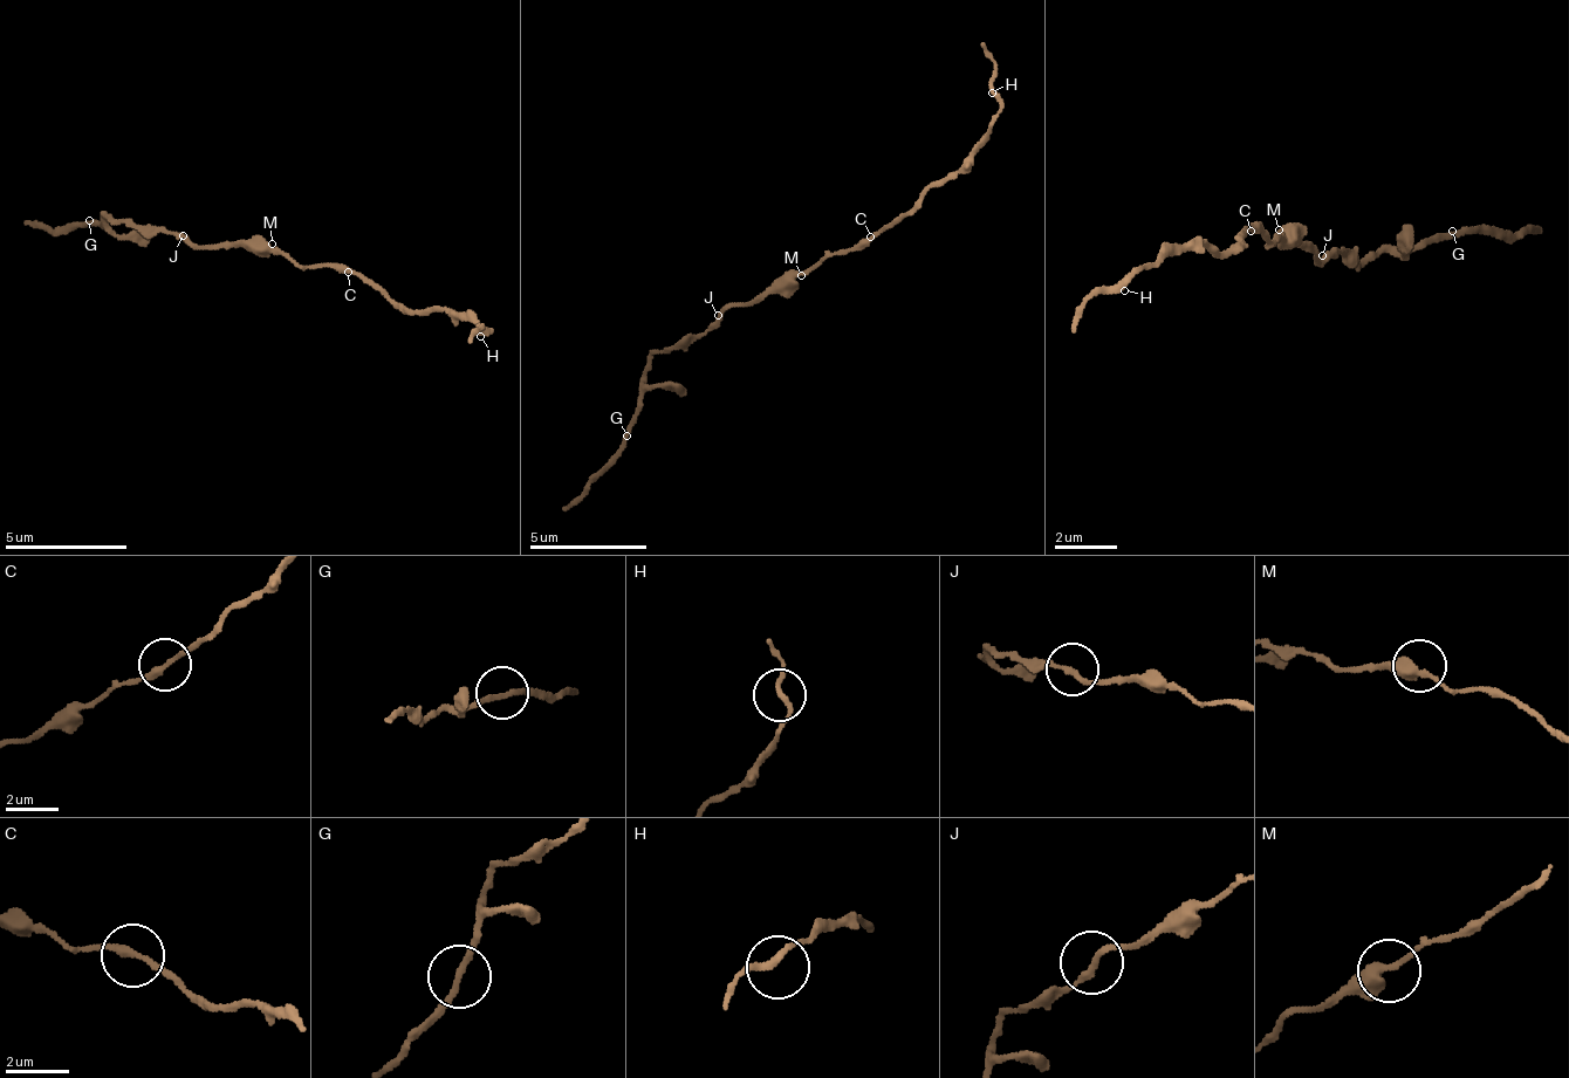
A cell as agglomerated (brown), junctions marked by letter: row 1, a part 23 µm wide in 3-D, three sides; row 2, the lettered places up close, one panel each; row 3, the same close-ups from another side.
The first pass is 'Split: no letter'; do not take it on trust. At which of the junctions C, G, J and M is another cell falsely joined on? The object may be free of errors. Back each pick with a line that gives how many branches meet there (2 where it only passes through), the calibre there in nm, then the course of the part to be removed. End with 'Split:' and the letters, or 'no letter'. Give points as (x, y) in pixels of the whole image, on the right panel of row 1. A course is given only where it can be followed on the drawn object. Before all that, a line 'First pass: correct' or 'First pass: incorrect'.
First pass: correct
Split: no letter

